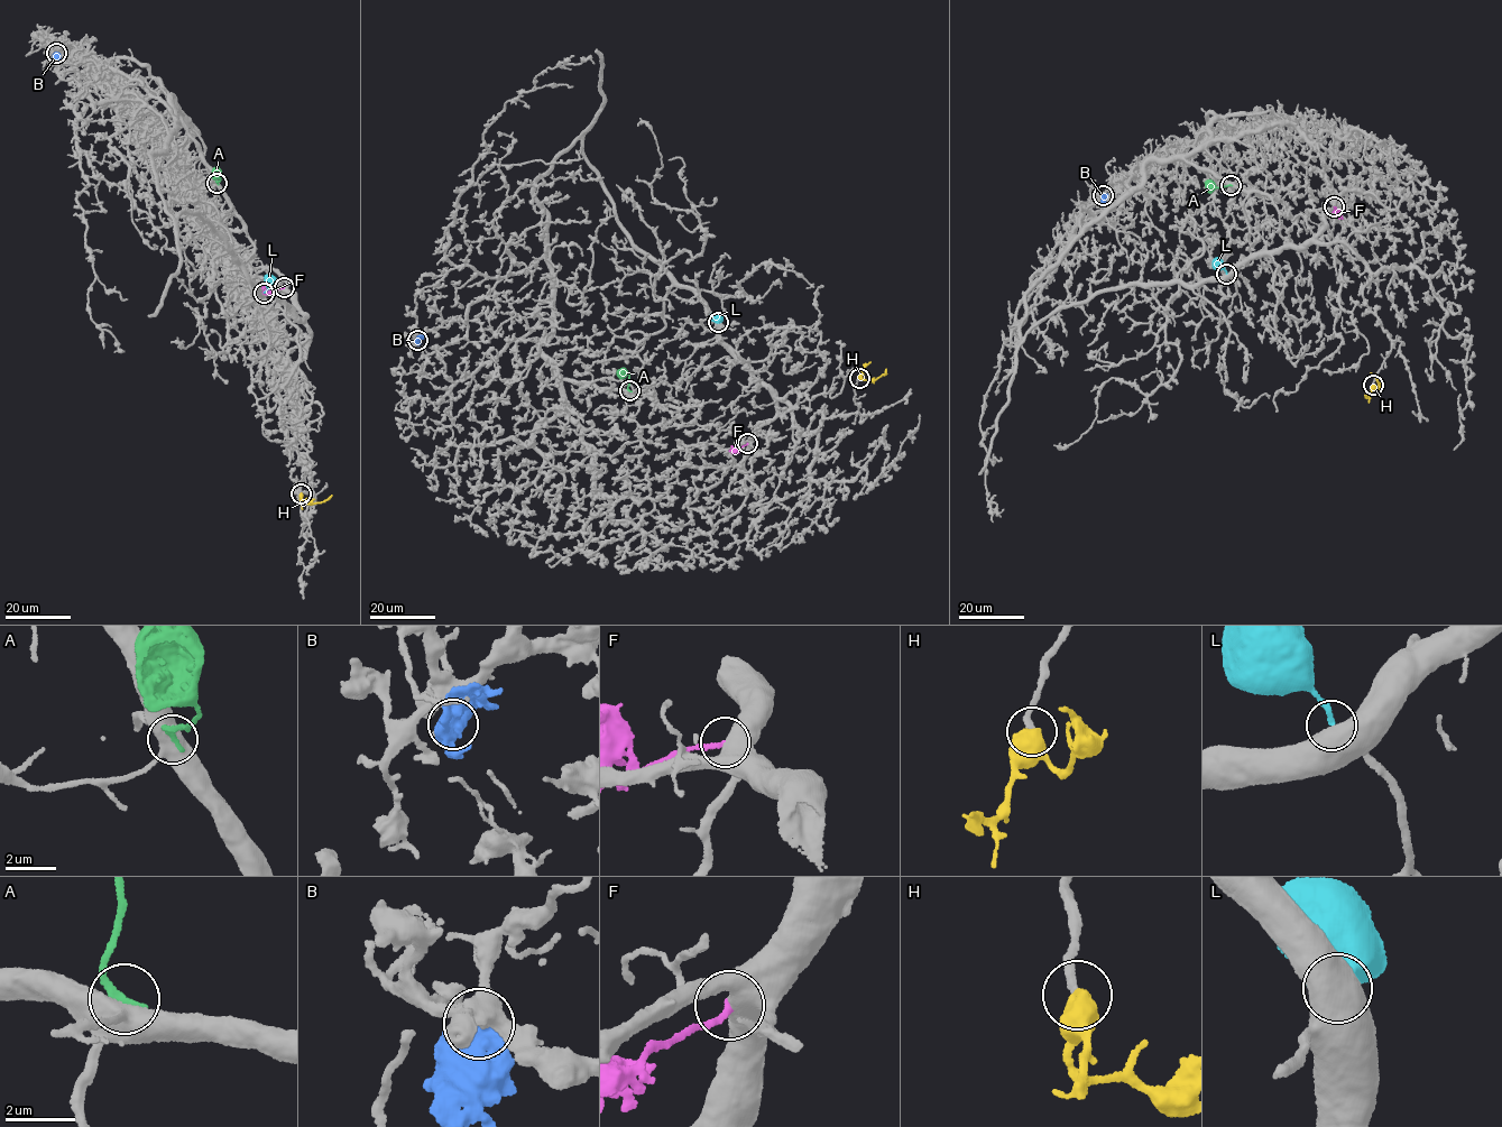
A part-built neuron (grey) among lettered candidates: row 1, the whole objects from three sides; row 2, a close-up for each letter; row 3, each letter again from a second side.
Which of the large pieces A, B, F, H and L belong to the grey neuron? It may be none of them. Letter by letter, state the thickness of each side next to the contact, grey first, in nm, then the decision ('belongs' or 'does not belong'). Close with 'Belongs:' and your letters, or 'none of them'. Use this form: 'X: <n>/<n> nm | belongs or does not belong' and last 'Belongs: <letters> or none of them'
A: 550/280 nm | does not belong
B: 240/850 nm | does not belong
F: 550/190 nm | does not belong
H: 240/750 nm | belongs
L: 750/200 nm | does not belong
Belongs: H

